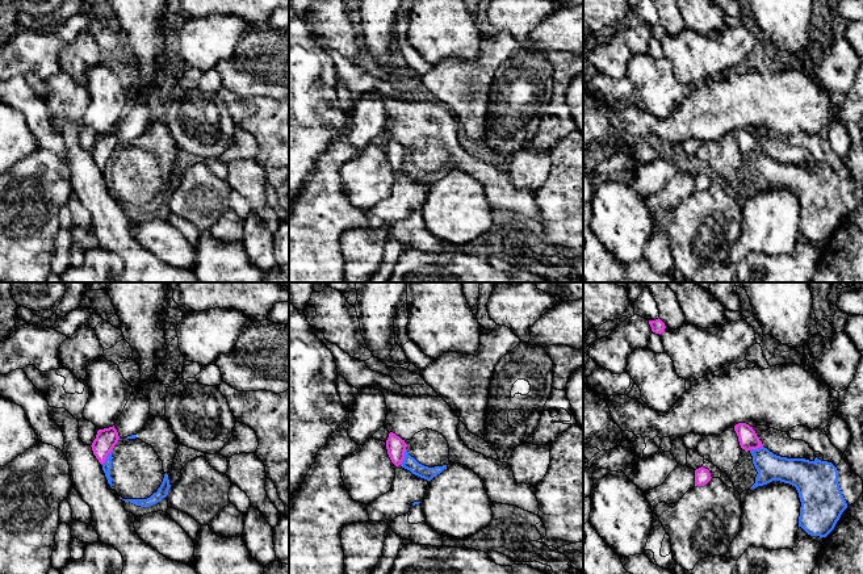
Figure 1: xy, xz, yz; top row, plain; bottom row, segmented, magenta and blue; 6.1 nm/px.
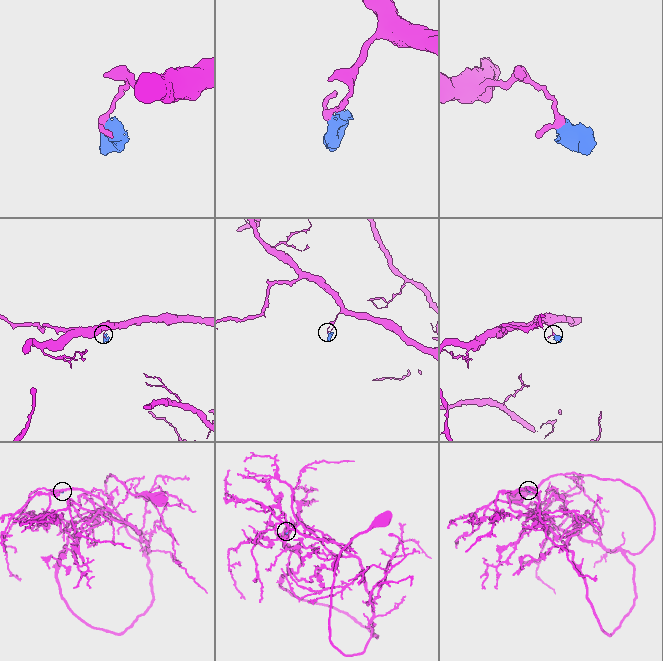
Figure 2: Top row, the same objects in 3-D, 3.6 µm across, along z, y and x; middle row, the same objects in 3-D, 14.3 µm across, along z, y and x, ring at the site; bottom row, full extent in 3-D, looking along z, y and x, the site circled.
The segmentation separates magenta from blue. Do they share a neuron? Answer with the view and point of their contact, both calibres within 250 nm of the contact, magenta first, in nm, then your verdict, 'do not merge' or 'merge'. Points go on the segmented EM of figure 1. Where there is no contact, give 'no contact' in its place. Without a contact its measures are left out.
xy (107, 456) | 130/60 nm | do not merge

